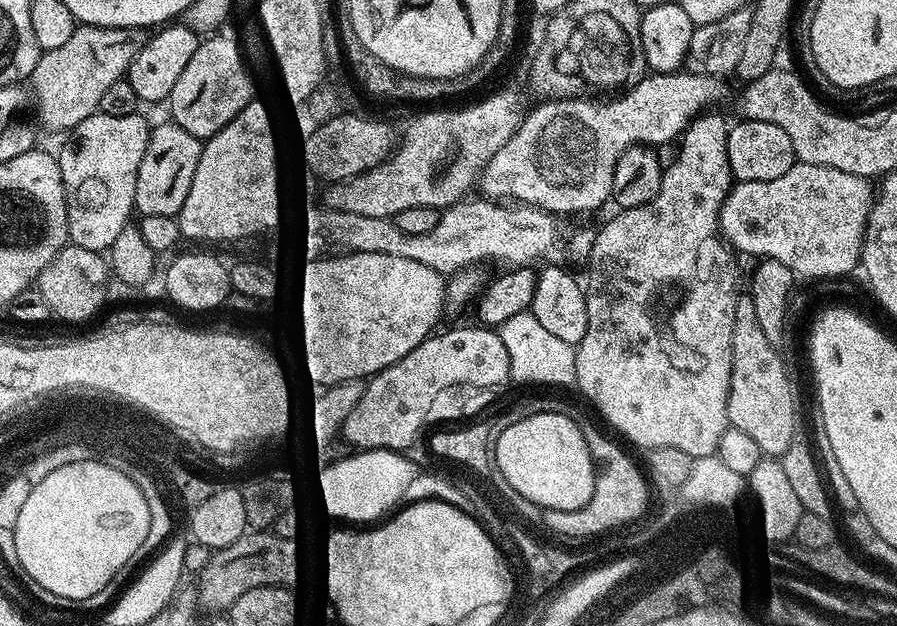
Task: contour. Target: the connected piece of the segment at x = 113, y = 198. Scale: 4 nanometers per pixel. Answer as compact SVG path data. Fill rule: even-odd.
M97 111L95 116L86 118L74 130L76 136L68 153L59 157L60 181L64 184L64 201L68 203L68 240L76 248L104 254L115 238L123 235L128 215L133 215L132 202L135 177L138 162L142 160L148 134L149 125L144 125L140 114L131 116L111 116L105 112Z

